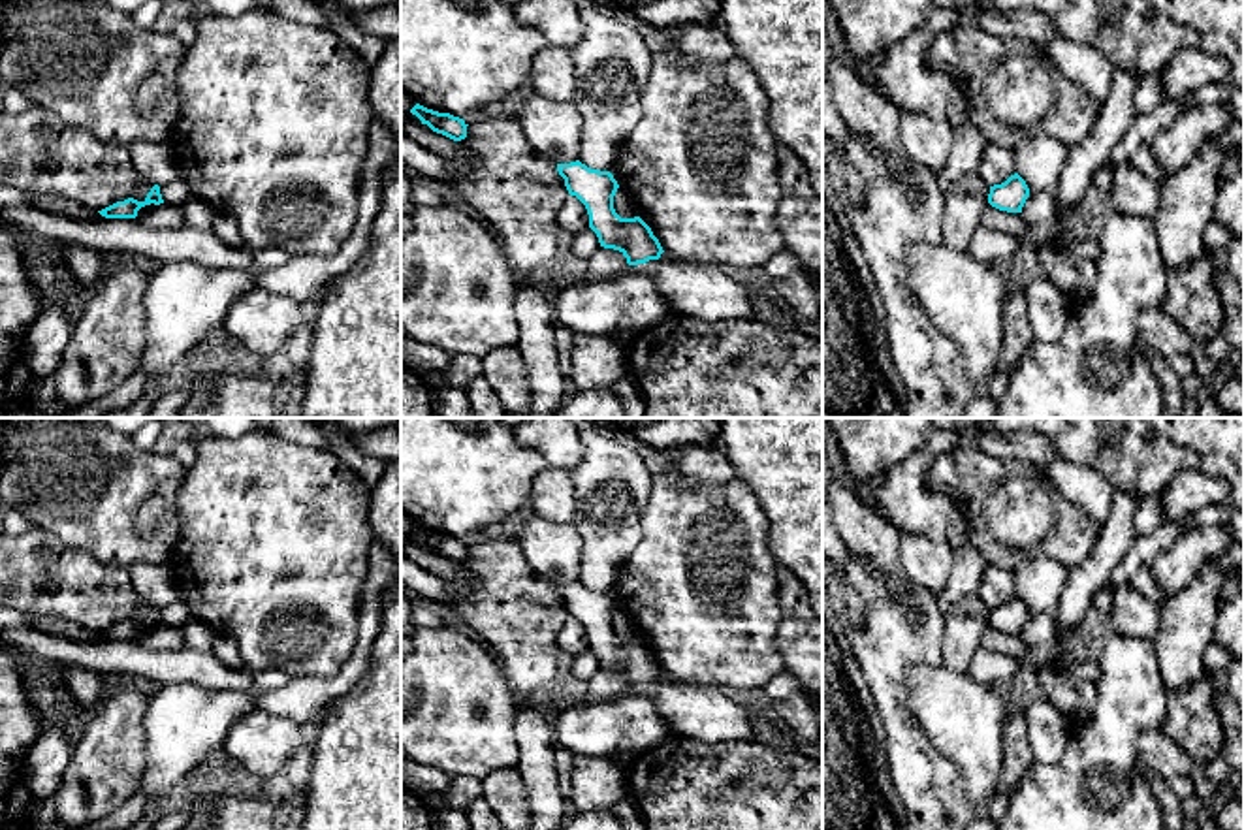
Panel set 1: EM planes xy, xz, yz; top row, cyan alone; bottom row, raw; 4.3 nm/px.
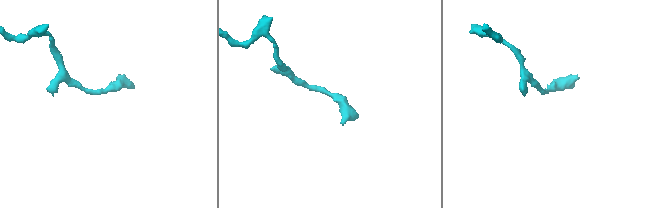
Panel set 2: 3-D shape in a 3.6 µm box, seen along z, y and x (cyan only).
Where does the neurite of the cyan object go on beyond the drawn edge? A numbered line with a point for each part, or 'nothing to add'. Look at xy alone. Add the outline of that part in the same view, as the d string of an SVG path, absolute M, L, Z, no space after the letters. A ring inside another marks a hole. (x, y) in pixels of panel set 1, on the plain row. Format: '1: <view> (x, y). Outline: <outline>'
nothing to add

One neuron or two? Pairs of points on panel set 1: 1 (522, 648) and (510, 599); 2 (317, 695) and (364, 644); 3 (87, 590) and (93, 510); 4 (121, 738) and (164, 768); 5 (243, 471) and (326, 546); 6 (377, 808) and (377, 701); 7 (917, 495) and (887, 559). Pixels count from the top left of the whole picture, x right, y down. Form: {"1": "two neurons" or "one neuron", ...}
{"1": "one neuron", "2": "one neuron", "3": "two neurons", "4": "two neurons", "5": "one neuron", "6": "one neuron", "7": "two neurons"}

